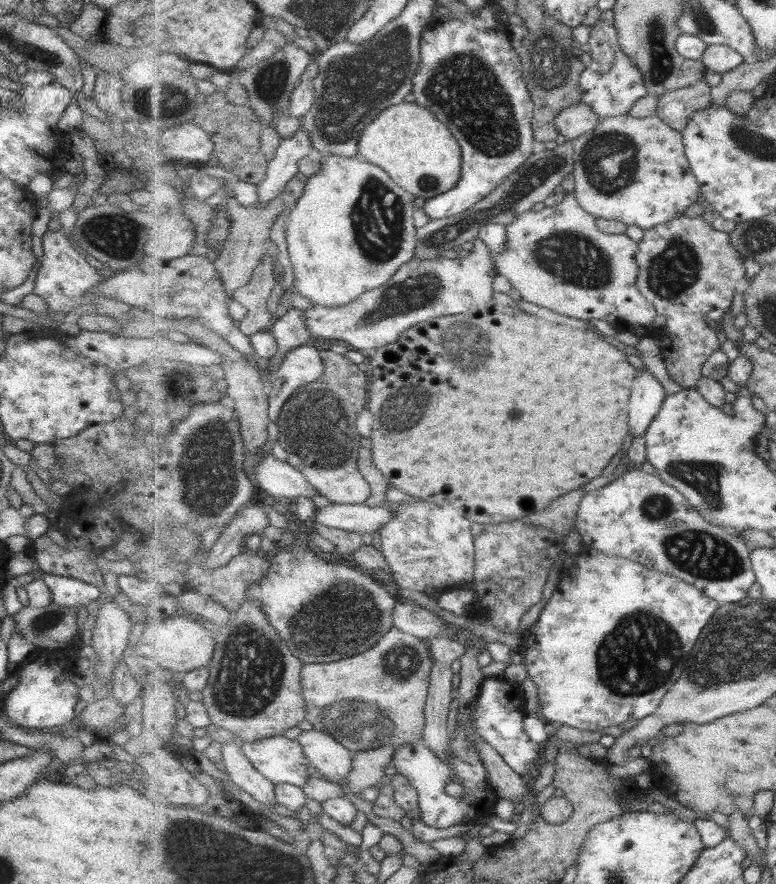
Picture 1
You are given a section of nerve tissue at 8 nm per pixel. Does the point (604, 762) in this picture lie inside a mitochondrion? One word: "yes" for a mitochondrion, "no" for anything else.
no

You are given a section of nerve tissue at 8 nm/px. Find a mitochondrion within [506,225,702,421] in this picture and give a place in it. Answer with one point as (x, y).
(567, 255)

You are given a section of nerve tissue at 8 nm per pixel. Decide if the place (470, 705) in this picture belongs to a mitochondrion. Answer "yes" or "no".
no

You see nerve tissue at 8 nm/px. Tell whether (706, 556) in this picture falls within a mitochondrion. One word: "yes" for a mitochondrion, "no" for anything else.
yes

